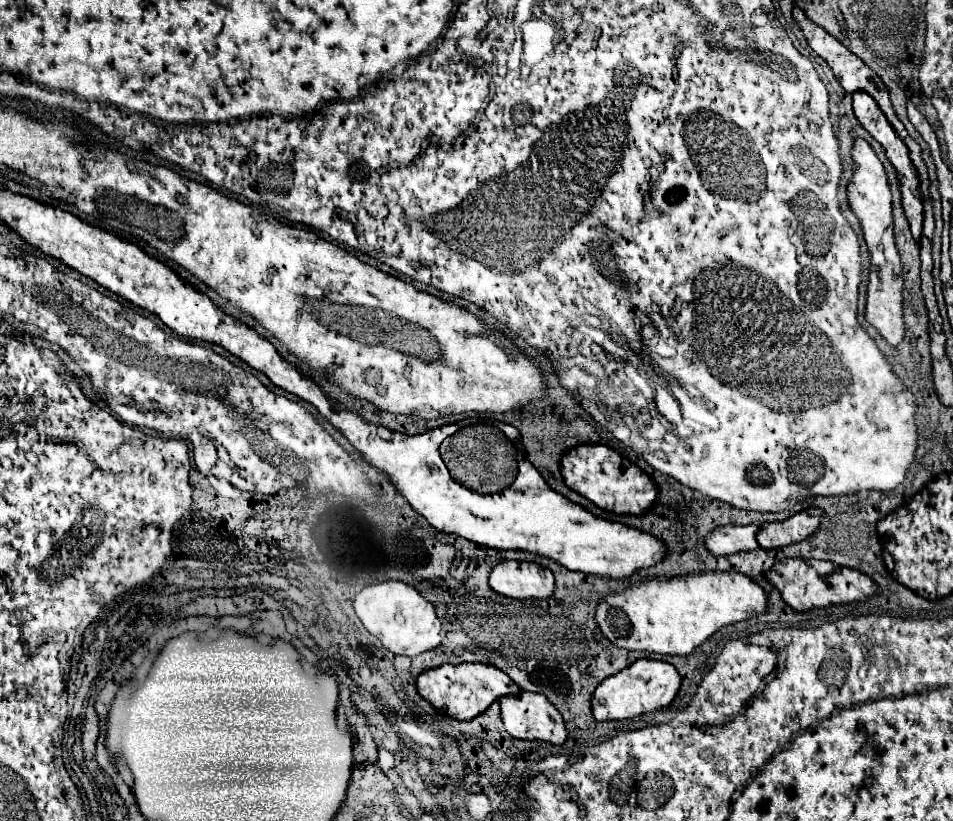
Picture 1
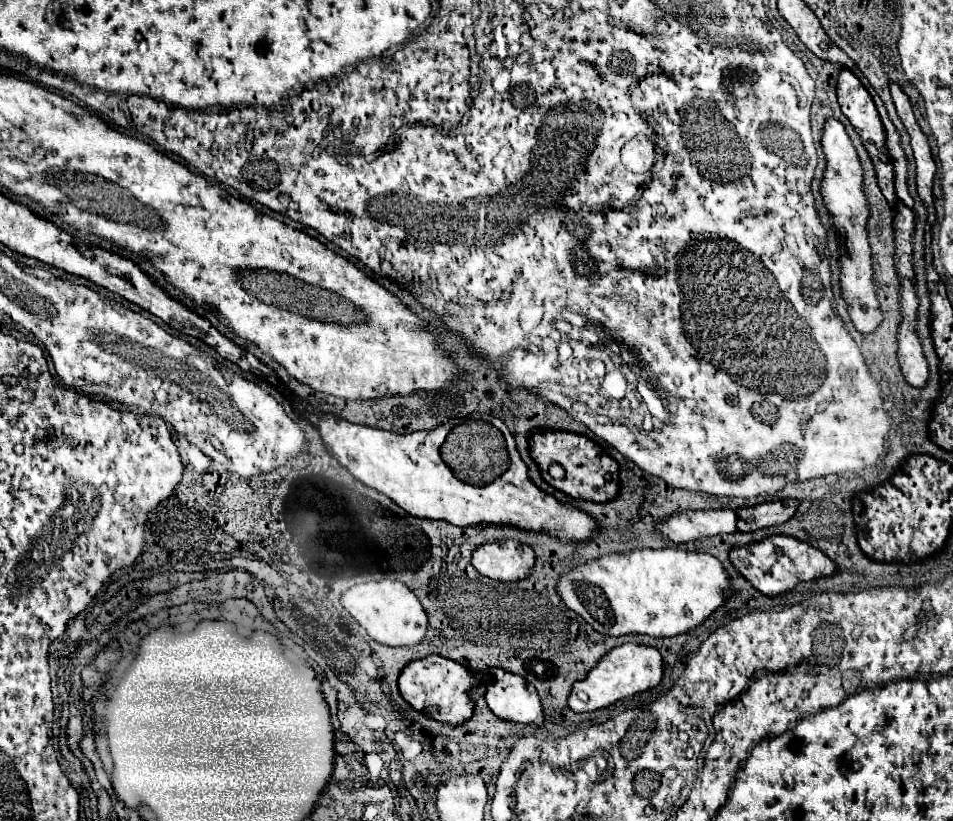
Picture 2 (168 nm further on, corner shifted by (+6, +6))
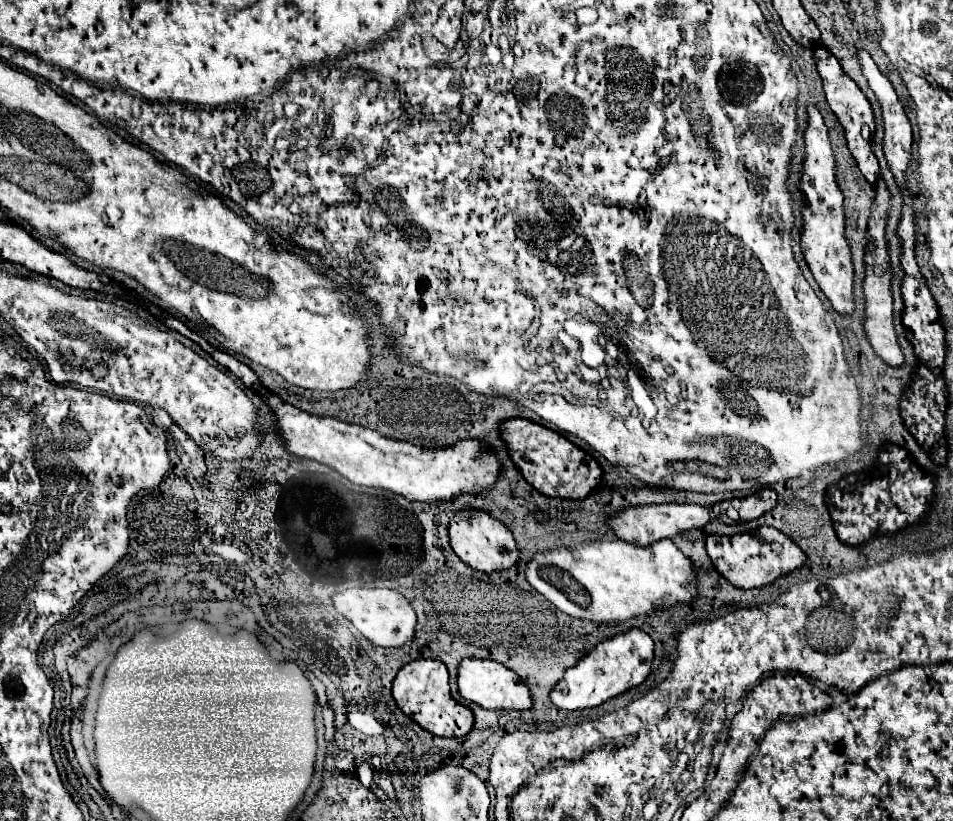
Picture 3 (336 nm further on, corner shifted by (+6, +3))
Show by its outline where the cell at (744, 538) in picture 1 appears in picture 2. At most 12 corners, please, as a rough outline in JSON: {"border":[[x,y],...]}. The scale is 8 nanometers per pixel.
{"border":[[730,509],[682,511],[658,525],[674,543],[736,533]]}

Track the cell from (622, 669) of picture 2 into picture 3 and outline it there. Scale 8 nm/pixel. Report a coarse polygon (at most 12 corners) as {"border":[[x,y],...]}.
{"border":[[652,638],[598,642],[550,690],[562,710],[600,706],[650,674]]}

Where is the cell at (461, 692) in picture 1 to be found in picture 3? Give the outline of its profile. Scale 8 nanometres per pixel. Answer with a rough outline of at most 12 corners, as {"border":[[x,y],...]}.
{"border":[[414,660],[392,684],[398,708],[434,736],[466,736],[474,714],[446,666]]}

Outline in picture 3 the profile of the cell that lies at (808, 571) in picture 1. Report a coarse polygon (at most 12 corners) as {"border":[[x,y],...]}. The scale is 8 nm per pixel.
{"border":[[780,530],[706,536],[714,568],[736,588],[758,588],[800,568]]}

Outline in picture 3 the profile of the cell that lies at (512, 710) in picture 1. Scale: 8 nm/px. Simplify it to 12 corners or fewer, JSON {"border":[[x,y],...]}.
{"border":[[462,658],[458,692],[488,710],[528,710],[530,690],[496,660]]}

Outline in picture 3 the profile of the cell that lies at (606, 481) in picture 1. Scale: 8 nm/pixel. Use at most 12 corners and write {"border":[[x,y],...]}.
{"border":[[542,424],[498,432],[524,480],[546,496],[586,498],[602,480],[590,454]]}

